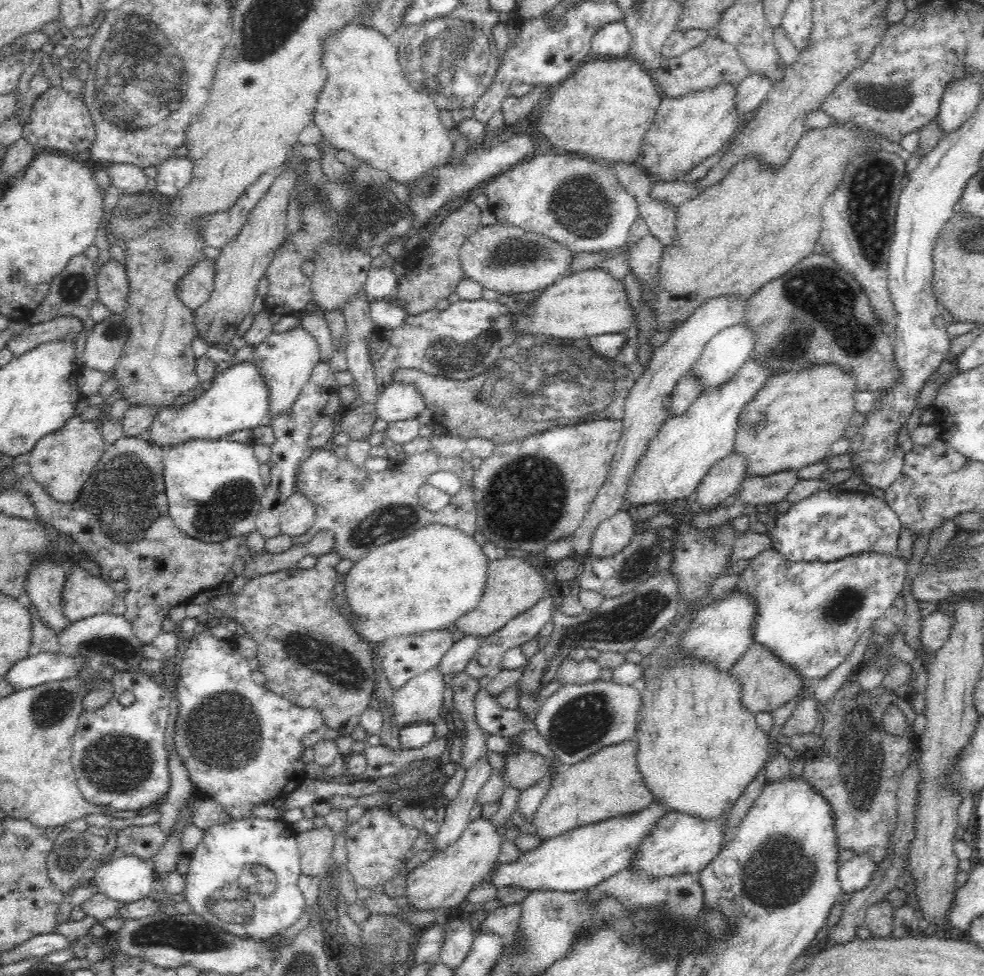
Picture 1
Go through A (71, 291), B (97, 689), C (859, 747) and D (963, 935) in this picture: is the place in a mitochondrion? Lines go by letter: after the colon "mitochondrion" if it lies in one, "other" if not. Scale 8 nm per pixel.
A: mitochondrion
B: mitochondrion
C: mitochondrion
D: other

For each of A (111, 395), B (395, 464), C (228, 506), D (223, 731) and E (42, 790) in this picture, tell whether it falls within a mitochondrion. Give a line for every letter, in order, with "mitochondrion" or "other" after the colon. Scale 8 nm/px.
A: other
B: other
C: mitochondrion
D: mitochondrion
E: other

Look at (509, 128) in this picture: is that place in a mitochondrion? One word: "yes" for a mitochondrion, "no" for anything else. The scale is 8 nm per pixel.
no

